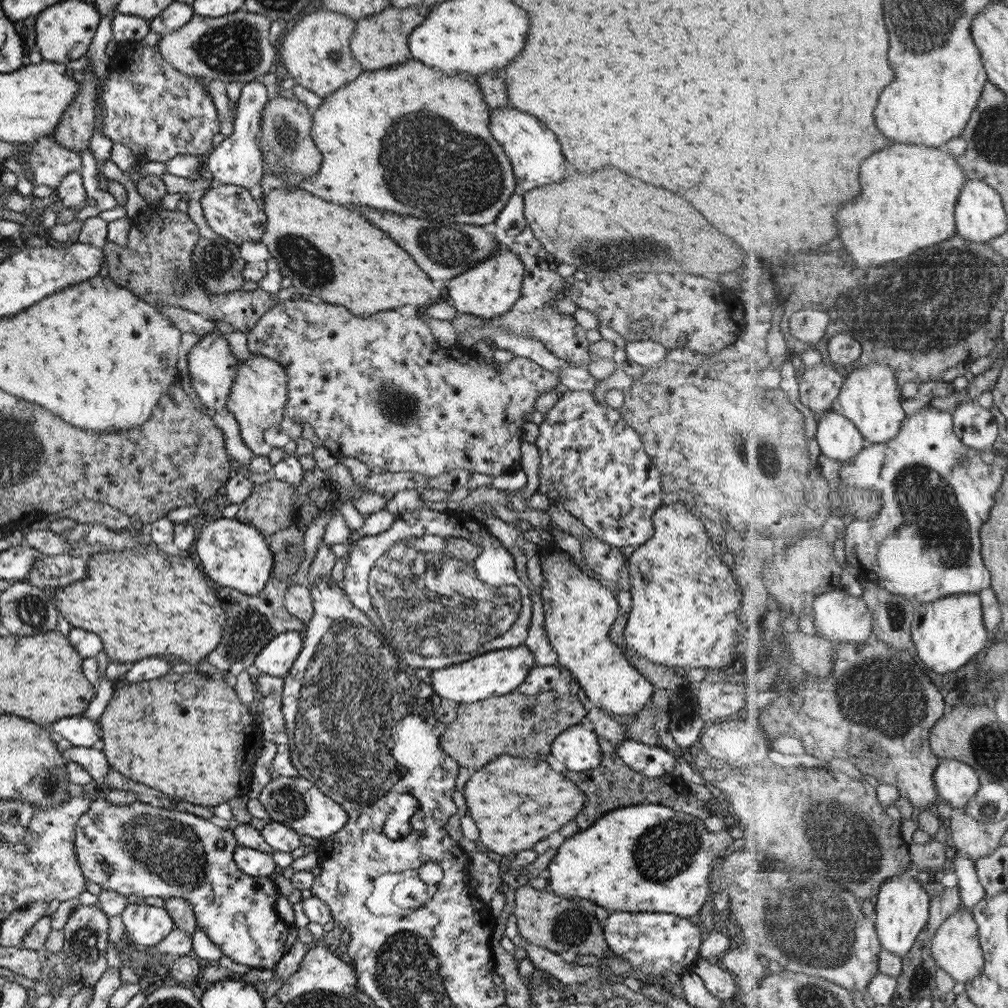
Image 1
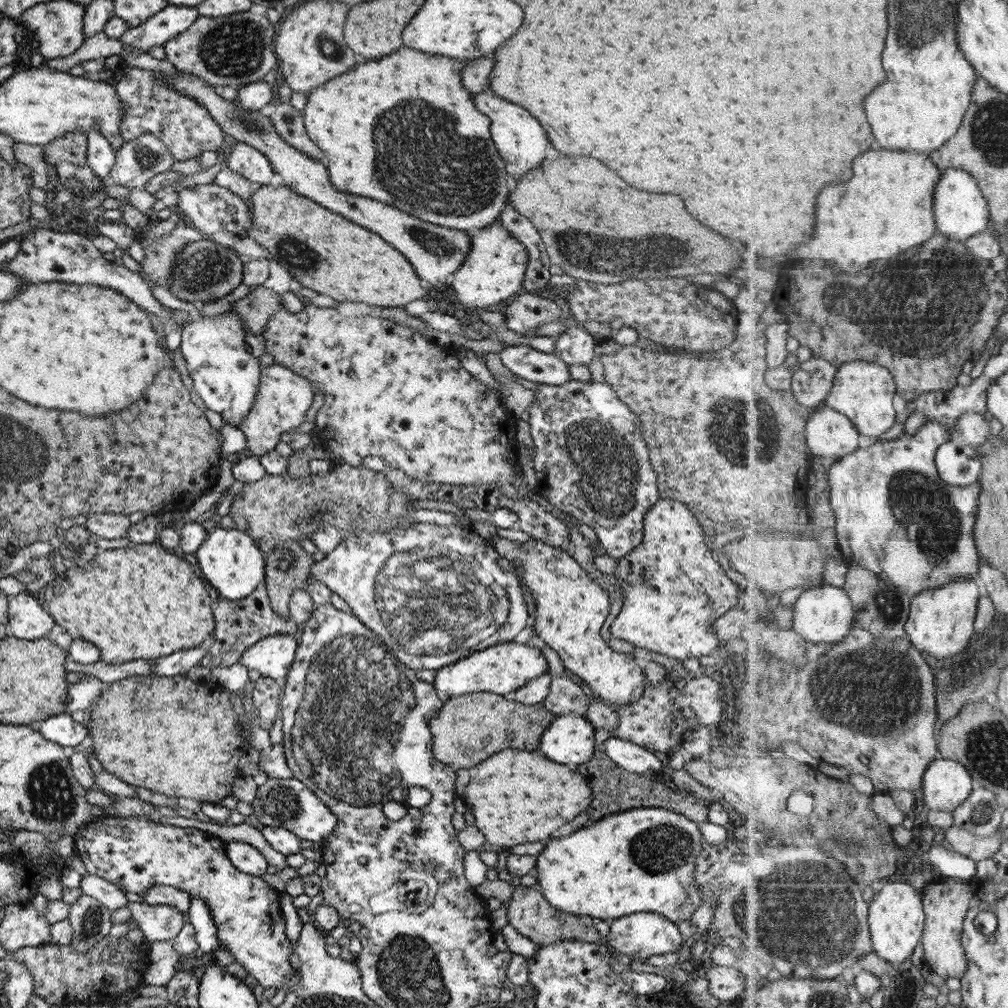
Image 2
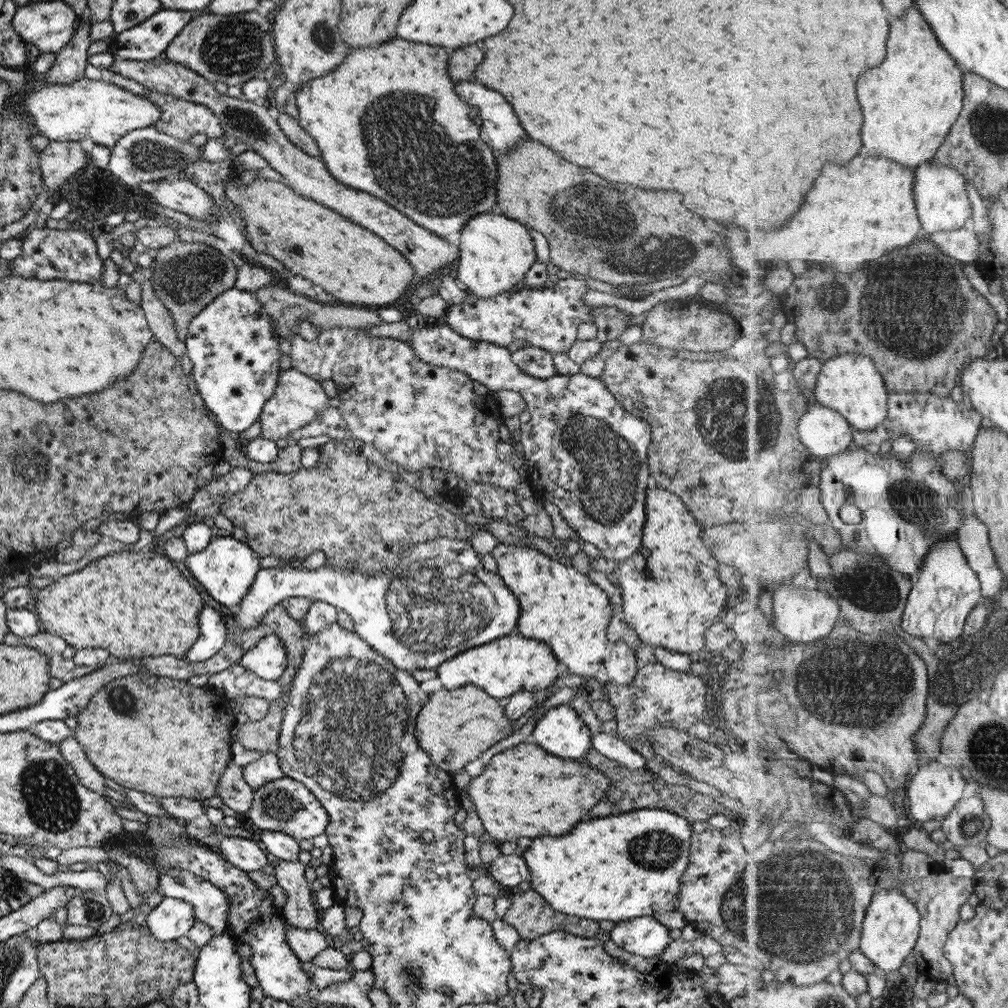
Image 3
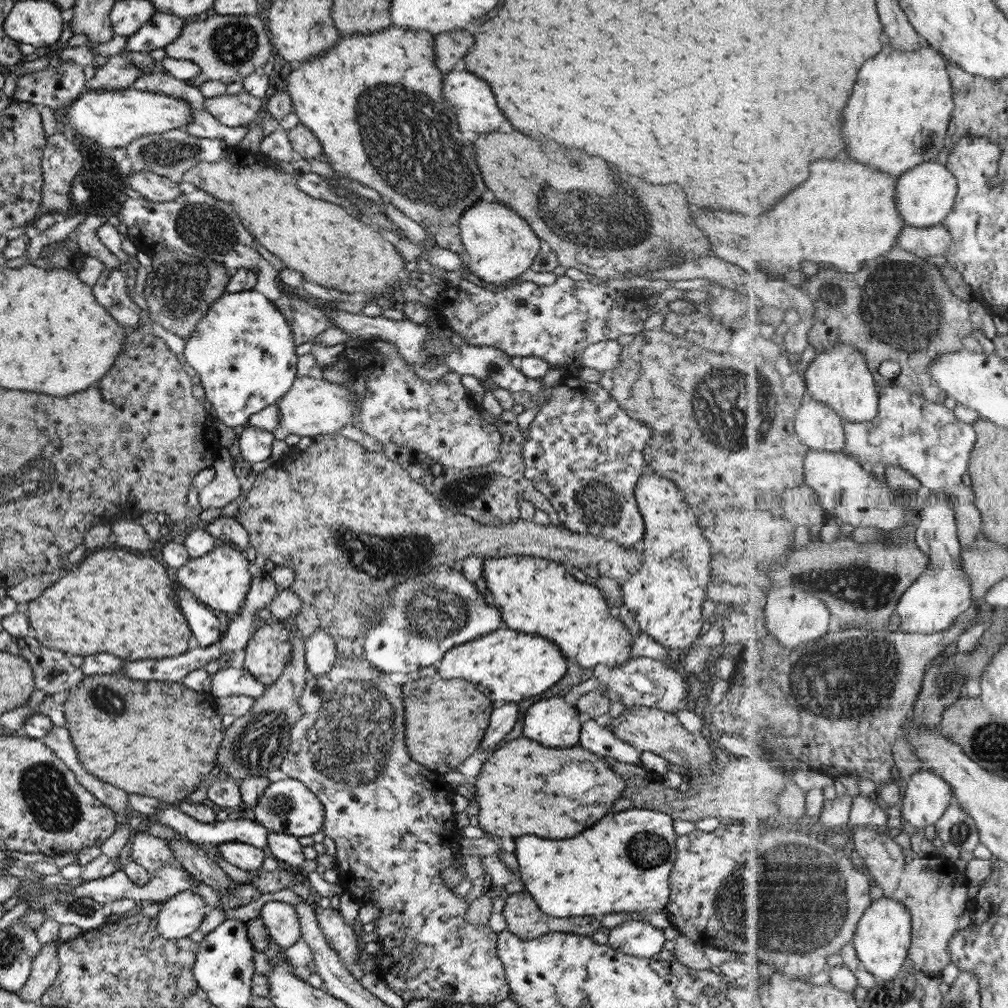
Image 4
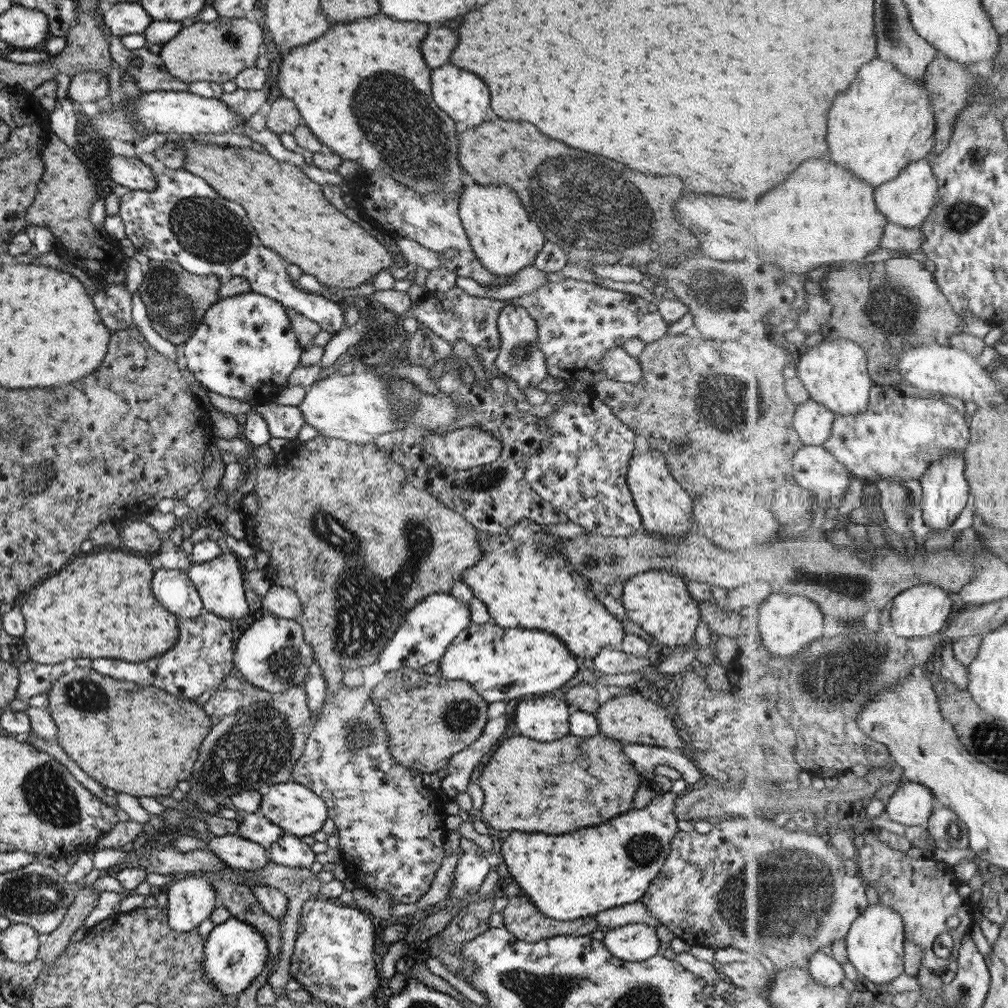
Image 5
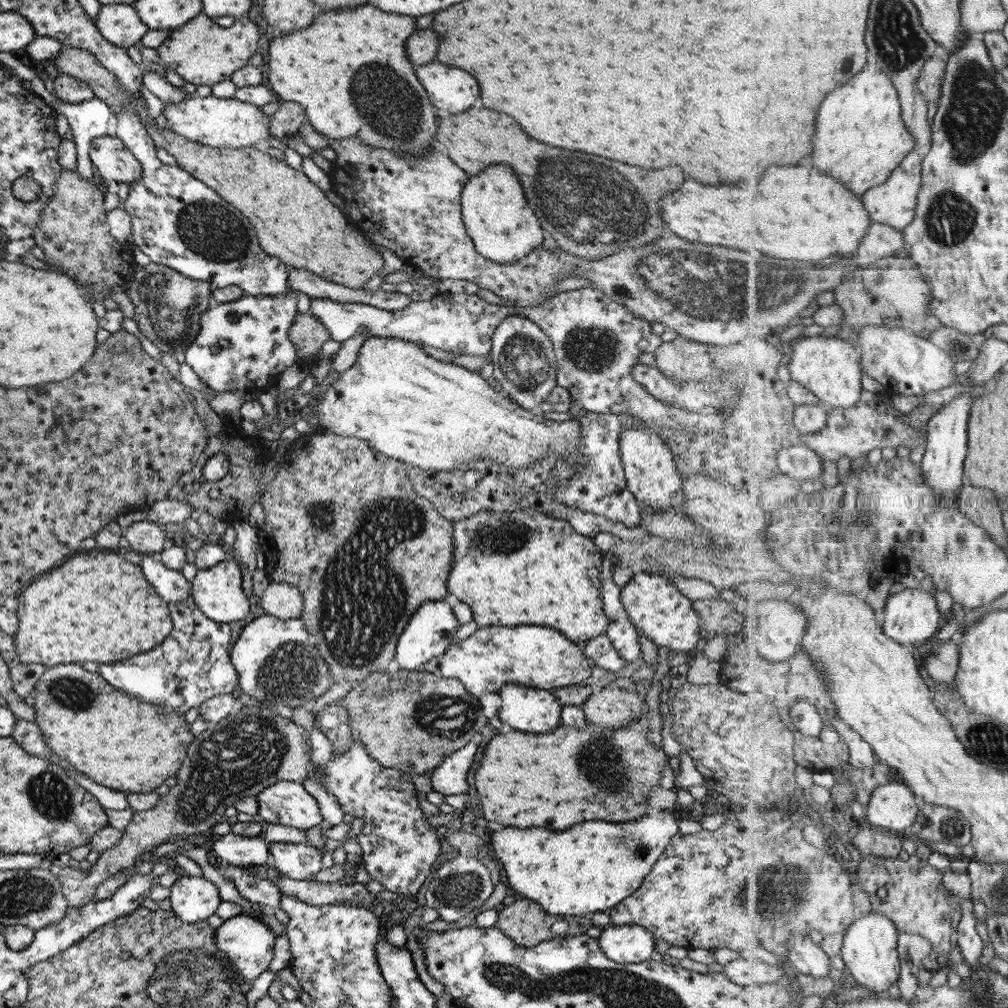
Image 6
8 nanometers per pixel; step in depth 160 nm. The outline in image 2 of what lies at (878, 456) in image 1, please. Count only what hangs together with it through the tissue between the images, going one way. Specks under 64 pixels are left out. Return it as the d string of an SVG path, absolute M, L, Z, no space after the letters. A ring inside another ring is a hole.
M925 421L924 425L911 436L908 433L902 433L899 438L883 442L876 442L868 448L858 449L856 452L843 458L837 459L828 471L830 483L830 507L832 508L836 520L836 535L838 536L839 546L842 550L843 560L847 563L858 563L859 566L867 567L871 572L875 572L883 582L893 584L901 592L906 592L914 597L916 594L925 590L937 590L949 582L959 582L959 580L973 580L975 574L979 576L980 560L983 559L978 551L976 544L976 522L979 514L979 500L981 500L981 480L968 486L948 485L939 475L935 458L939 448L947 441L953 440L951 432L948 431L947 424Z

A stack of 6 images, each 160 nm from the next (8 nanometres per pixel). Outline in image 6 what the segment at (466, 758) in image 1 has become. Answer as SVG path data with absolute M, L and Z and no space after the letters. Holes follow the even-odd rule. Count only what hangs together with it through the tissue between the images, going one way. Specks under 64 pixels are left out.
M400 668L395 673L384 670L369 673L339 701L347 711L351 733L356 735L367 754L377 764L405 773L428 774L444 756L463 748L487 724L476 697L469 694L459 680L439 678L421 669L413 671Z

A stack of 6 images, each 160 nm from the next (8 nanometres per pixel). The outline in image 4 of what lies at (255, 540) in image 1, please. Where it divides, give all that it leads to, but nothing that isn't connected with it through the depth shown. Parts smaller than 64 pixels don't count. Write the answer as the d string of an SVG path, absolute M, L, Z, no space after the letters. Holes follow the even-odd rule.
M218 543L207 554L187 559L187 562L177 570L177 582L211 610L237 613L244 606L250 579L254 574L247 571L247 559L241 550Z

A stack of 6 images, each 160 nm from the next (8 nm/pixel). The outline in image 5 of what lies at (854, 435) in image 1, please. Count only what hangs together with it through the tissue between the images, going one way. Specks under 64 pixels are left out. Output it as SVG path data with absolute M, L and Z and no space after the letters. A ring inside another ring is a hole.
M813 399L798 405L794 416L794 427L803 445L823 446L831 438L837 414Z

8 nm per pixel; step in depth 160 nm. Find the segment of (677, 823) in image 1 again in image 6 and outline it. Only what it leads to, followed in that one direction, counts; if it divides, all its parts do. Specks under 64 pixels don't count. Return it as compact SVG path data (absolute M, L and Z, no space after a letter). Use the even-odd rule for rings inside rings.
M666 809L659 812L648 811L635 820L625 822L601 822L589 820L583 824L575 824L563 832L549 832L541 828L501 828L495 830L489 838L493 857L498 860L498 866L504 881L509 888L525 898L537 902L545 912L555 918L575 916L587 912L601 912L605 908L615 906L620 900L639 888L643 877L651 870L652 864L660 858L661 852L669 844L671 837L679 832L677 821Z

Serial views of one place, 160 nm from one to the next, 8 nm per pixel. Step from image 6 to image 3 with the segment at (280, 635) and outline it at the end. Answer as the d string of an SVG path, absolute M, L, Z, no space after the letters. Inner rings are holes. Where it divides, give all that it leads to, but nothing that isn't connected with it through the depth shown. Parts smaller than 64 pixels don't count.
M268 632L240 656L238 663L263 680L277 681L286 662L284 646L273 632Z

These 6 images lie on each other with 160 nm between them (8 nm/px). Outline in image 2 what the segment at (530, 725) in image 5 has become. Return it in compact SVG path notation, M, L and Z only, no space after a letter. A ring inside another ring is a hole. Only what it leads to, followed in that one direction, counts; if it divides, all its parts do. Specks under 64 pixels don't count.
M556 715L540 734L539 750L557 764L583 764L593 754L594 729L586 718Z

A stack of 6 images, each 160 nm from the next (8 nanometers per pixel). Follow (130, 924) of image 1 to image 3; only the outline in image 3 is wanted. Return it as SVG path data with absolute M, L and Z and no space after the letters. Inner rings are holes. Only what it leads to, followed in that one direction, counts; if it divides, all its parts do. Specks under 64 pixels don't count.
M163 897L152 909L147 909L146 915L146 928L153 938L162 942L185 936L196 921L188 902L169 897Z

